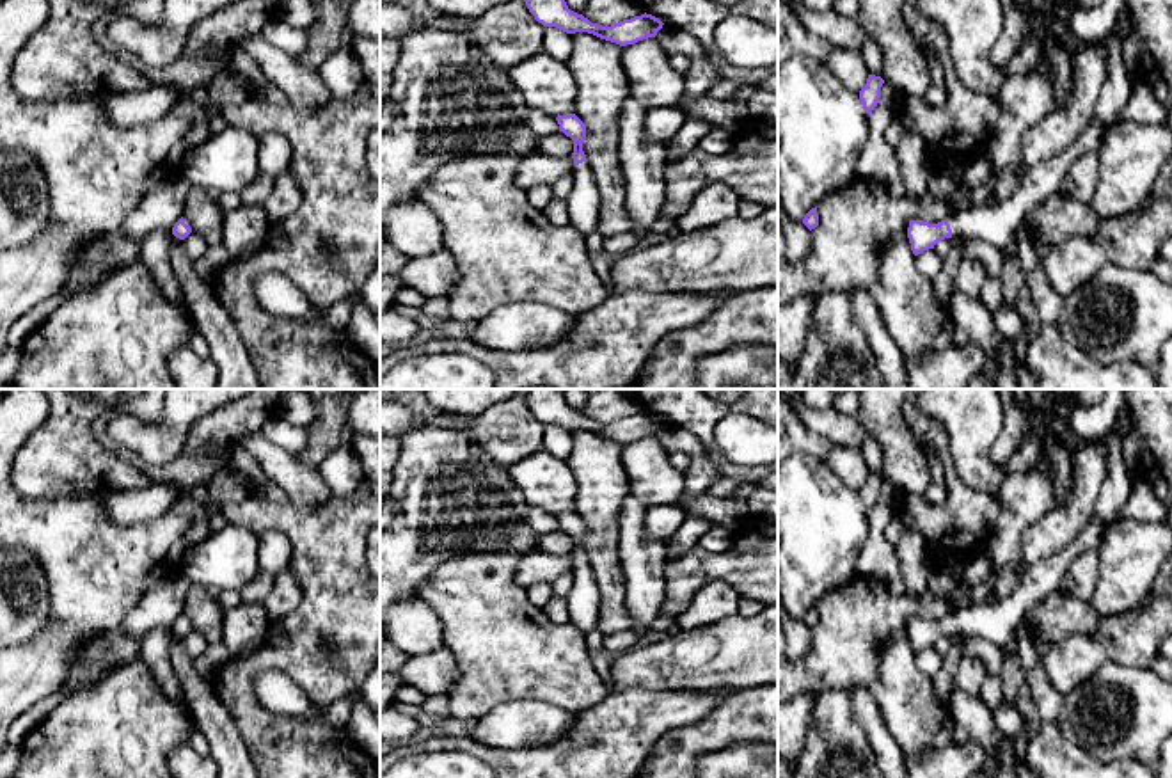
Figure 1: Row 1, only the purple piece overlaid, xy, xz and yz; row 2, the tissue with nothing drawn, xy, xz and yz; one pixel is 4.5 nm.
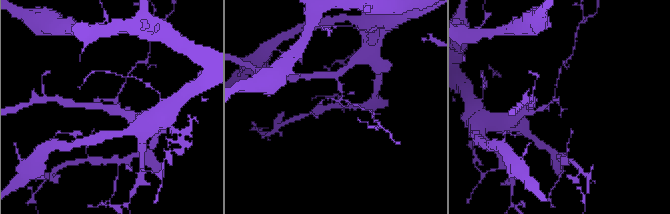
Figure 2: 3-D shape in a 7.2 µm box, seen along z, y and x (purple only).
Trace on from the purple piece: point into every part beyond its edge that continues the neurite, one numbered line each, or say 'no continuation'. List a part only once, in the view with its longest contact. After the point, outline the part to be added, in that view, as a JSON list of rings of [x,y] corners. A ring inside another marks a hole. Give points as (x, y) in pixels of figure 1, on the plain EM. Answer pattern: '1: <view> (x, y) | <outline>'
1: yz (997, 622) | [[[1113,520],[1090,524],[1062,551],[1028,567],[1016,590],[1000,602],[962,607],[948,616],[952,634],[971,632],[1000,648],[1014,638],[1032,606],[1062,588],[1071,563],[1087,549],[1097,551]]]

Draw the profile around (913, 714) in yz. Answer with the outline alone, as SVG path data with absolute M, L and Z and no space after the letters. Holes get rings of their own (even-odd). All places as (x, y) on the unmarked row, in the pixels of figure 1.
M907 631L884 643L868 689L904 755L922 757L950 744L955 719L936 696L932 679L916 668Z

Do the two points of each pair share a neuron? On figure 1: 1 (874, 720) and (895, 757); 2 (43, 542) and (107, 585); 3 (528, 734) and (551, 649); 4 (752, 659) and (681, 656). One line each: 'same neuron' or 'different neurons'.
1: same neuron
2: same neuron
3: different neurons
4: same neuron

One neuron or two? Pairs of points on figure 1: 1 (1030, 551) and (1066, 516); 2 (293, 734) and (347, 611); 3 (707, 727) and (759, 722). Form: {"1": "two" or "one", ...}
{"1": "one", "2": "one", "3": "one"}

